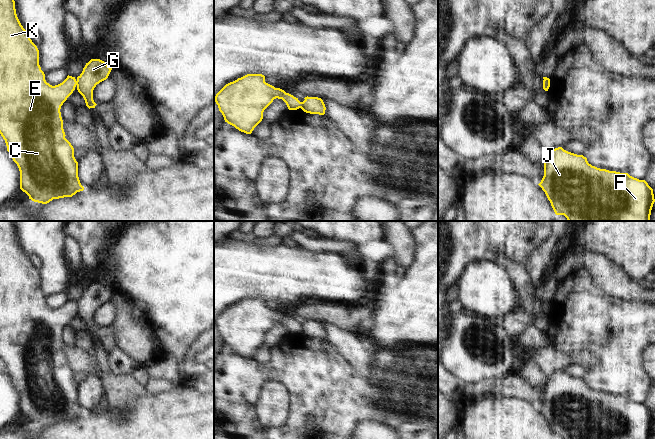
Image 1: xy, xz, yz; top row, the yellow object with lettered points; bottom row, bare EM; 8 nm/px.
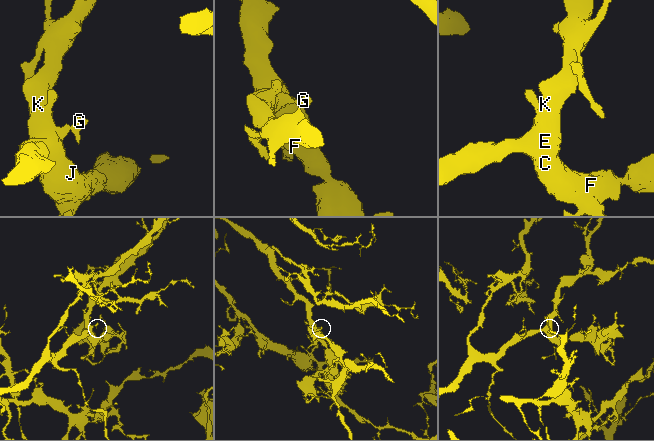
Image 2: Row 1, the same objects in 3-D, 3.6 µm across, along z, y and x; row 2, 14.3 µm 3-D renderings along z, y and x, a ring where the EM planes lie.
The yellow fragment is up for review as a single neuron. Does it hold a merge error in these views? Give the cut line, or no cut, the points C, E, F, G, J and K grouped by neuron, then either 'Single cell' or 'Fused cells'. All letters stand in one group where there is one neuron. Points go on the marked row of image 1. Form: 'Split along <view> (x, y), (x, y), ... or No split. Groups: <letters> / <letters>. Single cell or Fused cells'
Split along xz (300, 102), (301, 107). Groups: C E F J K / G. Fused cells

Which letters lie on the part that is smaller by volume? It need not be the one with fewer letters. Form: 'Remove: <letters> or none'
Remove: G

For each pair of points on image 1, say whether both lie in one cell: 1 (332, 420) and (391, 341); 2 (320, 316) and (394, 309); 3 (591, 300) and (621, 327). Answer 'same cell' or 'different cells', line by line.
1: different cells
2: different cells
3: same cell

